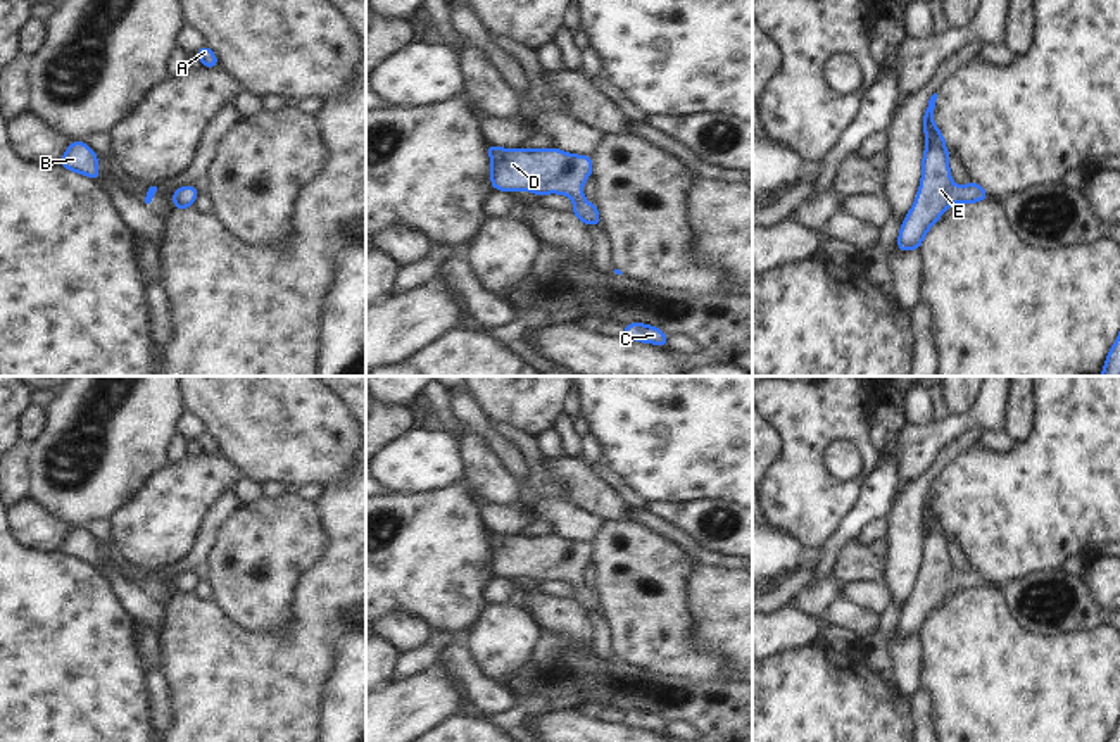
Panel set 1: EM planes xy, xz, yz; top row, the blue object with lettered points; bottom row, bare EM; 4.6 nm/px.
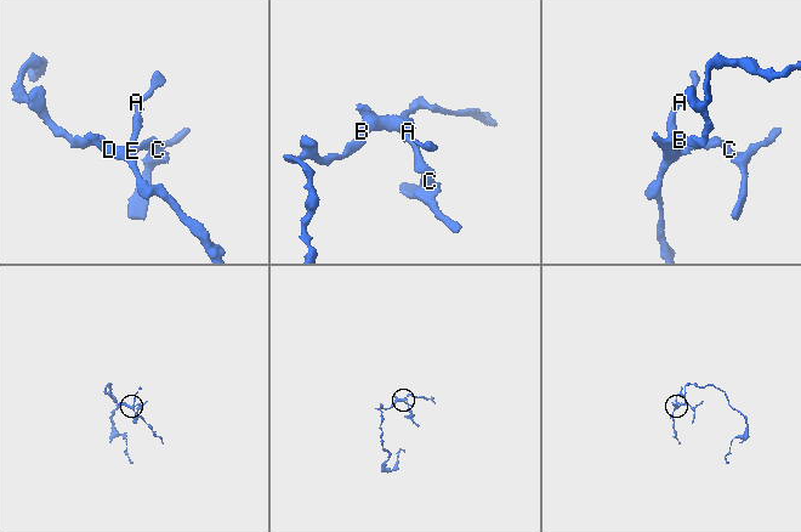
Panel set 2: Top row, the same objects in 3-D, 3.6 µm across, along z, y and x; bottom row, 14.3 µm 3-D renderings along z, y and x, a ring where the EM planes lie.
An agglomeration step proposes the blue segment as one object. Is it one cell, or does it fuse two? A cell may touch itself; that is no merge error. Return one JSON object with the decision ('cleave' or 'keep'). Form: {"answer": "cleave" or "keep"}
{"answer": "keep"}

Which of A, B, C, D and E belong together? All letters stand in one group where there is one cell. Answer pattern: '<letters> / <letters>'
A B C D E

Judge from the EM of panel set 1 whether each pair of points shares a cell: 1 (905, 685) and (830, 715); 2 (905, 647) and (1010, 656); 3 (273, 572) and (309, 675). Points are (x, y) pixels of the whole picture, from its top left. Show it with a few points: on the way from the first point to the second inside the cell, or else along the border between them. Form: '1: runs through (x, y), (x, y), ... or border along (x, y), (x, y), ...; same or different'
1: border along (898, 694), (910, 703); different
2: border along (918, 635), (920, 687); different
3: border along (302, 575), (289, 623), (278, 632), (252, 634); different

